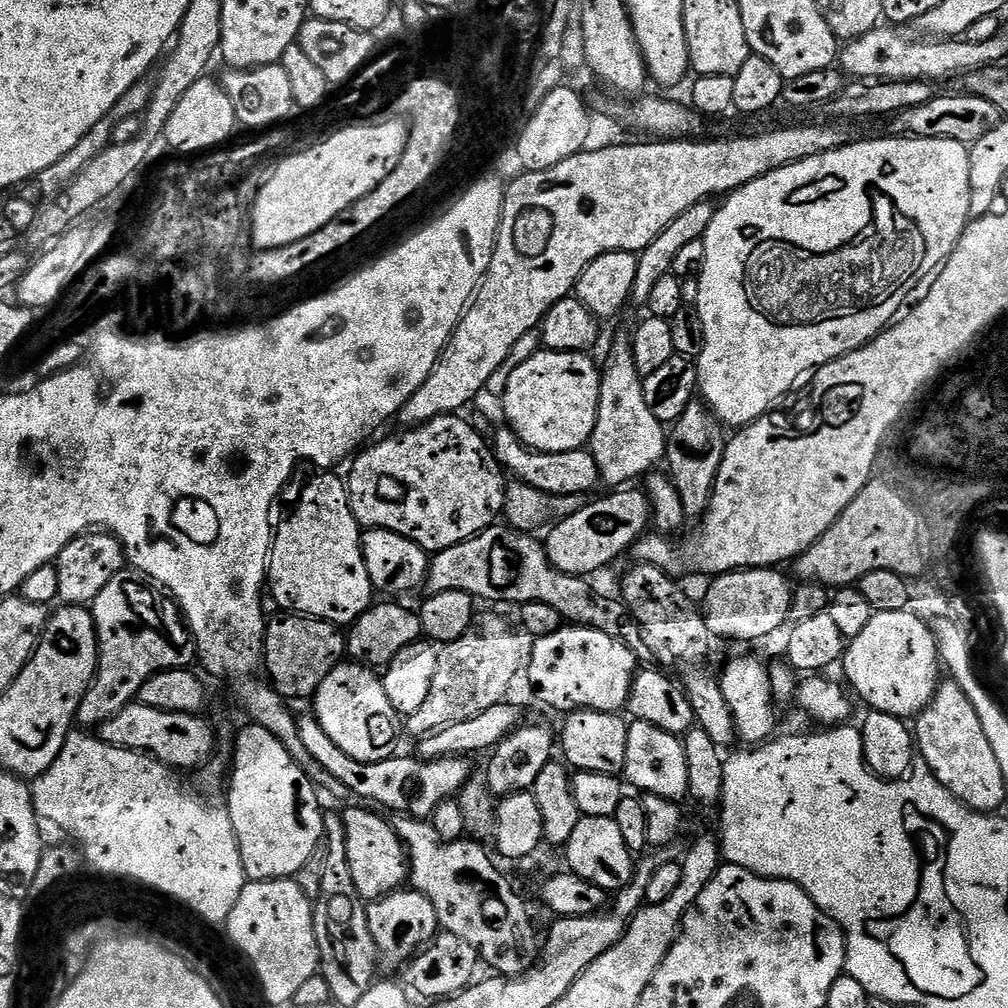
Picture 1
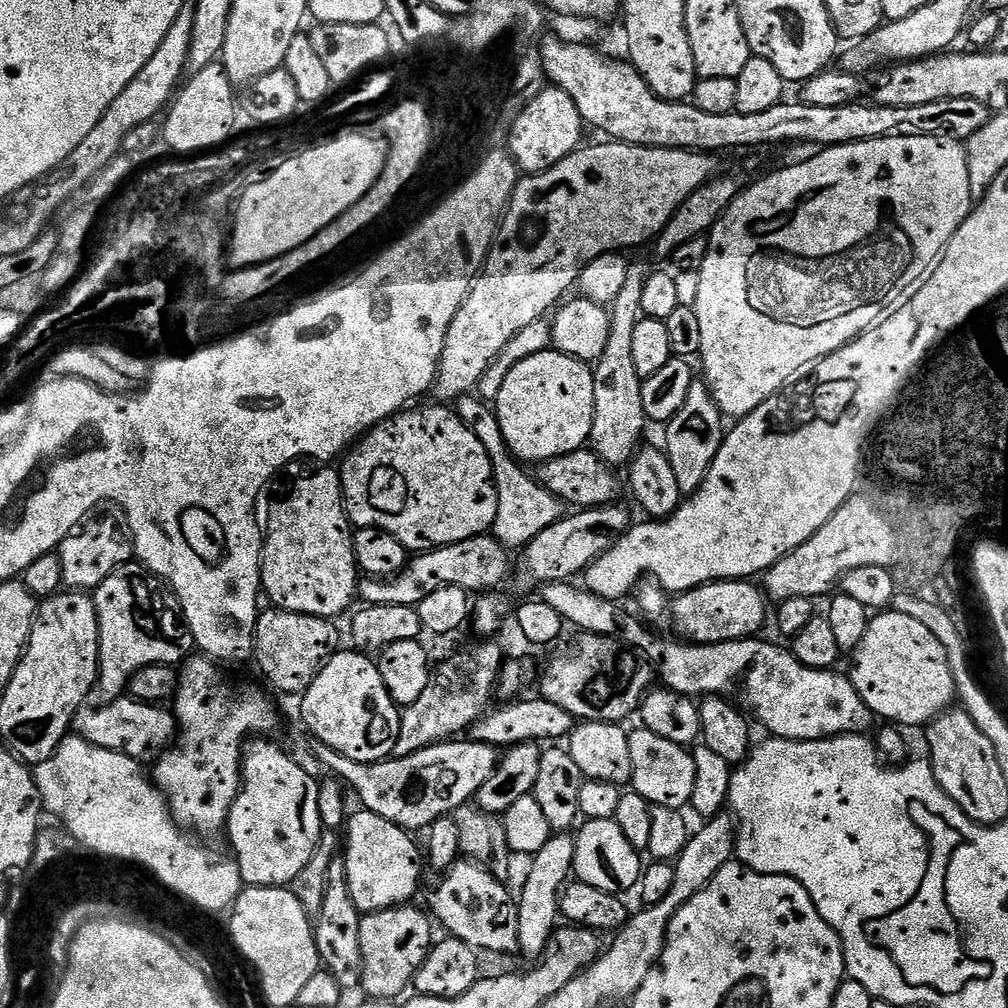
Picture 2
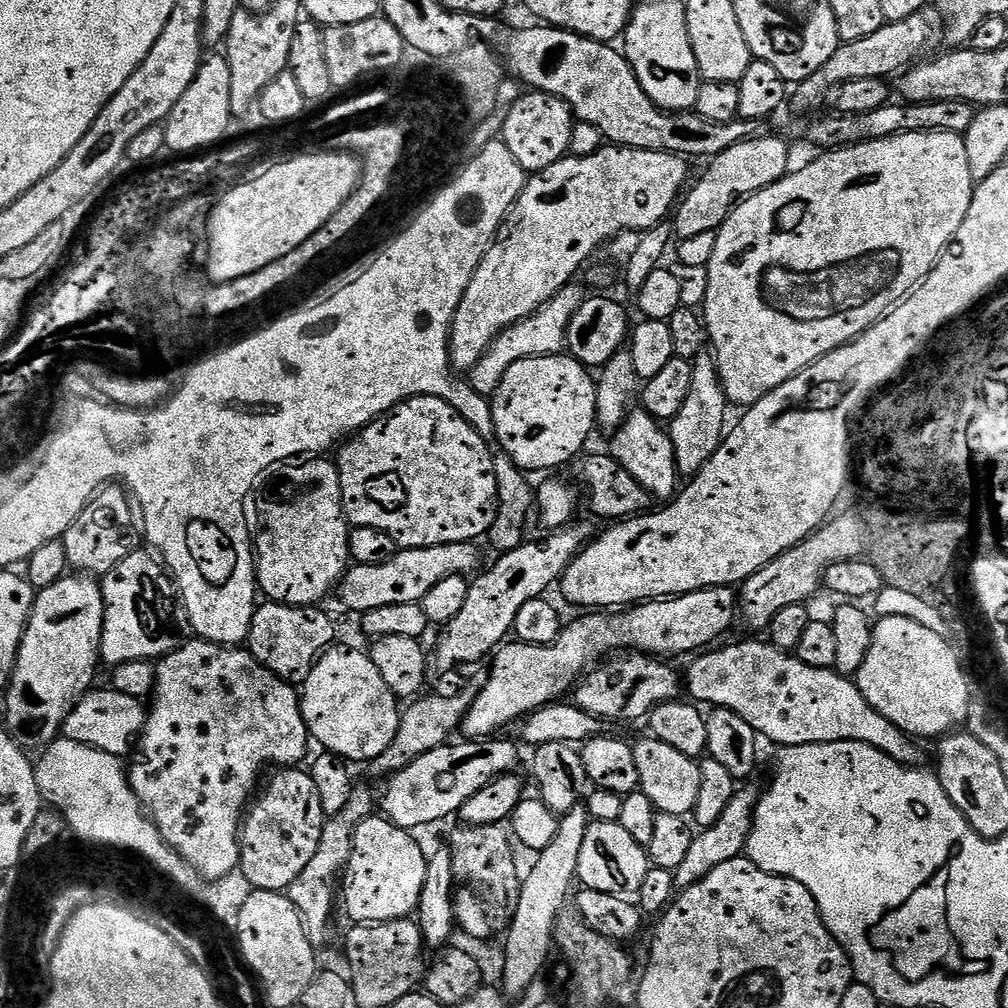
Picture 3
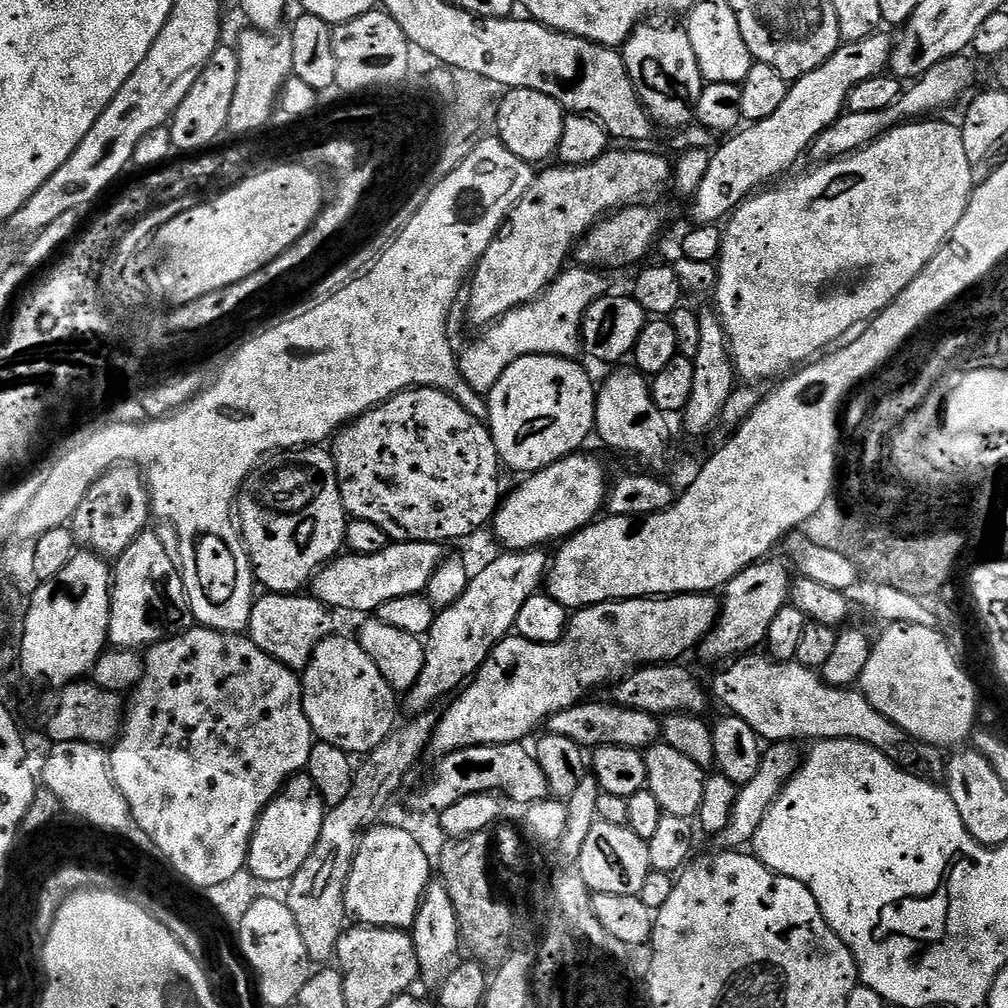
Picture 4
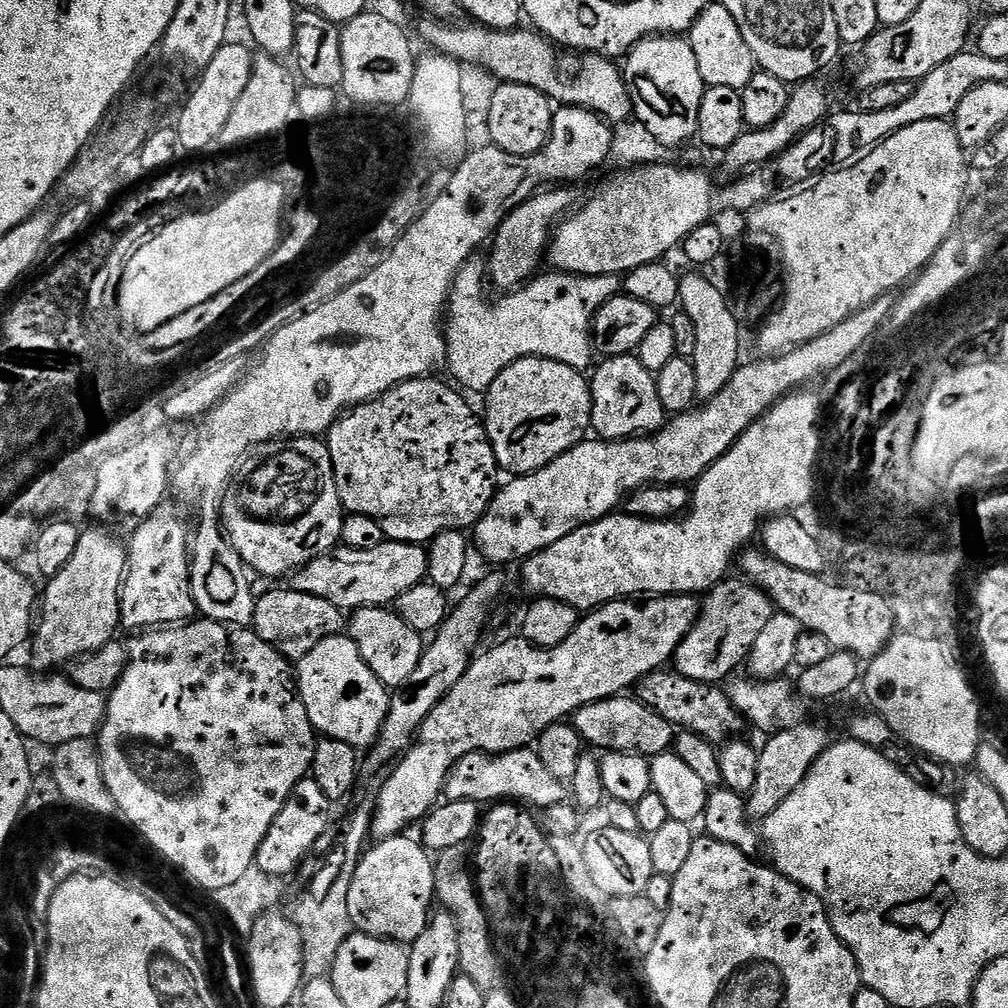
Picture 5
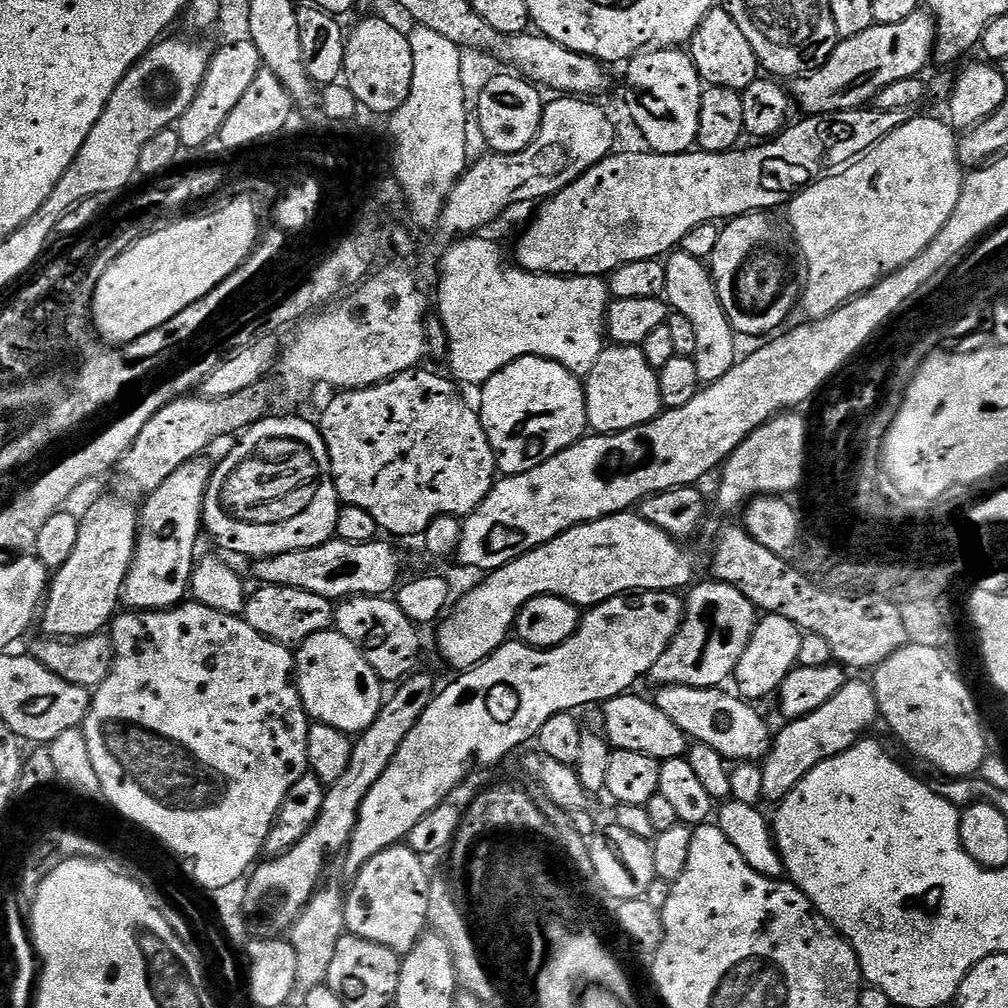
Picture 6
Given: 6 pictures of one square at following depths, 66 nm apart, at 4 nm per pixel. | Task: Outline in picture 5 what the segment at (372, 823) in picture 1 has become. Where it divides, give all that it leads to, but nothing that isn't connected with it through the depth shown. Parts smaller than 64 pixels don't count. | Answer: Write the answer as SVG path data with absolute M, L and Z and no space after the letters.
M411 835L391 836L389 840L373 843L373 848L363 853L354 870L354 882L350 882L348 895L348 917L357 932L365 932L383 940L394 940L397 944L410 946L428 928L430 913L434 908L436 887L434 886L433 857L426 851L419 839L411 840Z

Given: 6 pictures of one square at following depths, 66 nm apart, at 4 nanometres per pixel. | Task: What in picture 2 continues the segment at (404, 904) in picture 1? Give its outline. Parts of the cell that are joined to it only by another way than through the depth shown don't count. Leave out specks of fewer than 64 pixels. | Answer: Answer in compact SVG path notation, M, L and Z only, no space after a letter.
M401 906L399 908L387 908L381 912L369 912L360 918L360 945L362 946L362 958L364 969L360 975L360 988L365 997L373 1000L395 1001L395 996L403 994L415 981L422 962L428 957L428 952L434 943L432 936L432 924L429 913L413 906Z

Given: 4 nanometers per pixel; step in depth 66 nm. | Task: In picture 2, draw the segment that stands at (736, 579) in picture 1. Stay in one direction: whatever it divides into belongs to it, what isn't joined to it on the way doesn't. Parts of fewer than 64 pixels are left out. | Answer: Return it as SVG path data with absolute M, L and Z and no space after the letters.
M715 580L713 584L704 584L694 588L691 592L677 595L670 604L671 619L676 619L676 628L681 637L687 638L693 645L730 642L731 640L744 640L755 637L764 623L769 623L770 608L768 612L769 597L759 583L747 580Z

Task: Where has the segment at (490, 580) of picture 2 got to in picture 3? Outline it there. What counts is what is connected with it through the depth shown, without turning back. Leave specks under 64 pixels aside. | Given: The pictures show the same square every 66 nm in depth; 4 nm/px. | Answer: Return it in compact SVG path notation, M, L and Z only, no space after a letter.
M469 542L406 548L397 551L390 562L382 562L378 566L353 563L338 585L338 596L340 592L341 602L355 614L378 610L378 606L419 604L426 598L426 594L430 594L430 590L434 590L434 586L438 586L438 582L442 582L442 578L467 577L468 572L475 573L481 567L480 552L476 547L475 543Z

